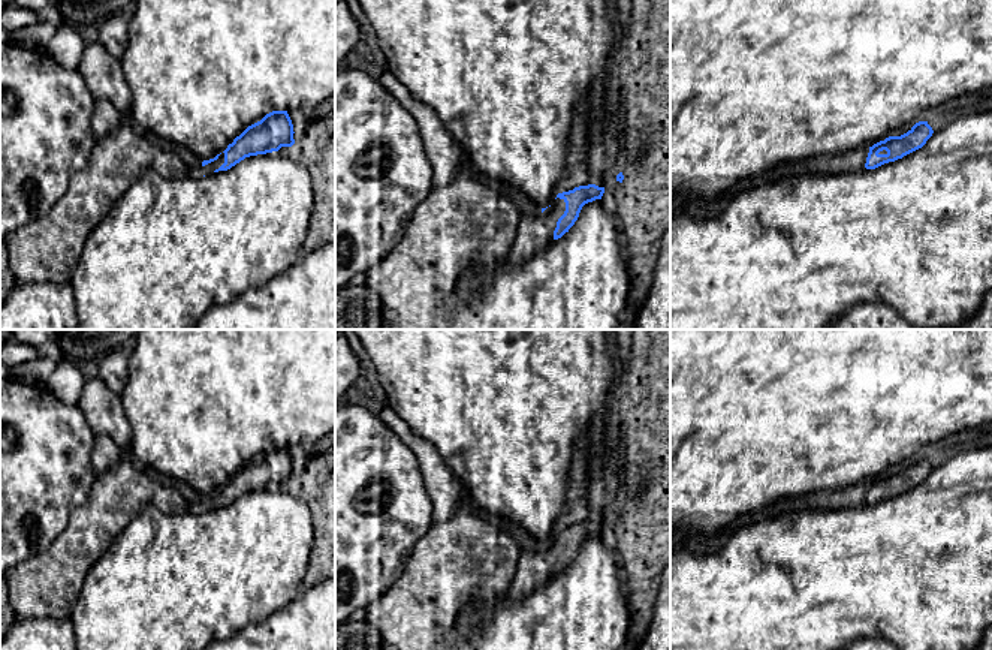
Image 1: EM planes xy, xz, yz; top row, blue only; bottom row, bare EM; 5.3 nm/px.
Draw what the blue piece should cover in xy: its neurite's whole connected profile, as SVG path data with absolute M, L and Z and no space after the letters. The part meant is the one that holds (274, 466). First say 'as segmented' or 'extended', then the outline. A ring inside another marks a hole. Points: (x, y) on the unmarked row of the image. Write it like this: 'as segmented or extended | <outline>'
extended | M272 446L260 457L248 461L223 488L190 505L189 511L200 514L212 508L227 506L245 493L292 482L295 479L293 469L293 460L287 446Z

